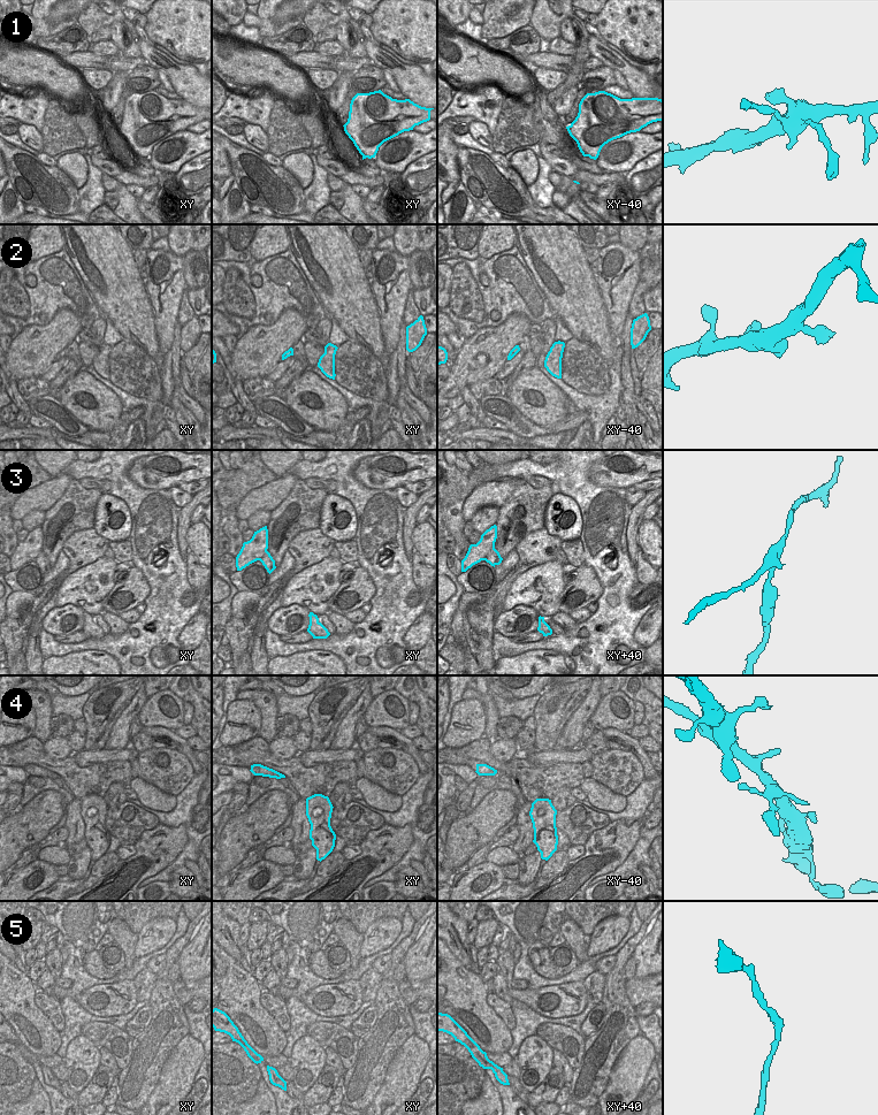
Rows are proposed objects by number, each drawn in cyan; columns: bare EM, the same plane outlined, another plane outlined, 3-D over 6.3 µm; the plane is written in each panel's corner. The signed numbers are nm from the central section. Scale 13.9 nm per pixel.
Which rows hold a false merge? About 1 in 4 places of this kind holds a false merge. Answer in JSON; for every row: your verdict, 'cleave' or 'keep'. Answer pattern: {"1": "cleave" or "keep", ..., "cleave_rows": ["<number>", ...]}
{"1": "cleave", "2": "keep", "3": "cleave", "4": "keep", "5": "keep", "cleave_rows": ["1", "3"]}

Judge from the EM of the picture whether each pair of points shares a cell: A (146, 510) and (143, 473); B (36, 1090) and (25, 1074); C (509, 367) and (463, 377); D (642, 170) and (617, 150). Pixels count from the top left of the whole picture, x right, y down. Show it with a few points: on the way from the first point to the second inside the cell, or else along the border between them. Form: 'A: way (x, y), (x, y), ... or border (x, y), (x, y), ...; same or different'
A: border (128, 468), (128, 475), (139, 486), (166, 489); different
B: border (36, 1077), (30, 1093), (15, 1102); different
C: border (506, 359), (493, 376); different
D: border (650, 153), (627, 173); different

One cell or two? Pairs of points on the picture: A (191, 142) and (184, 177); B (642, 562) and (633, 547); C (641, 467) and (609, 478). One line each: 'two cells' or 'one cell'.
A: two cells
B: two cells
C: one cell

